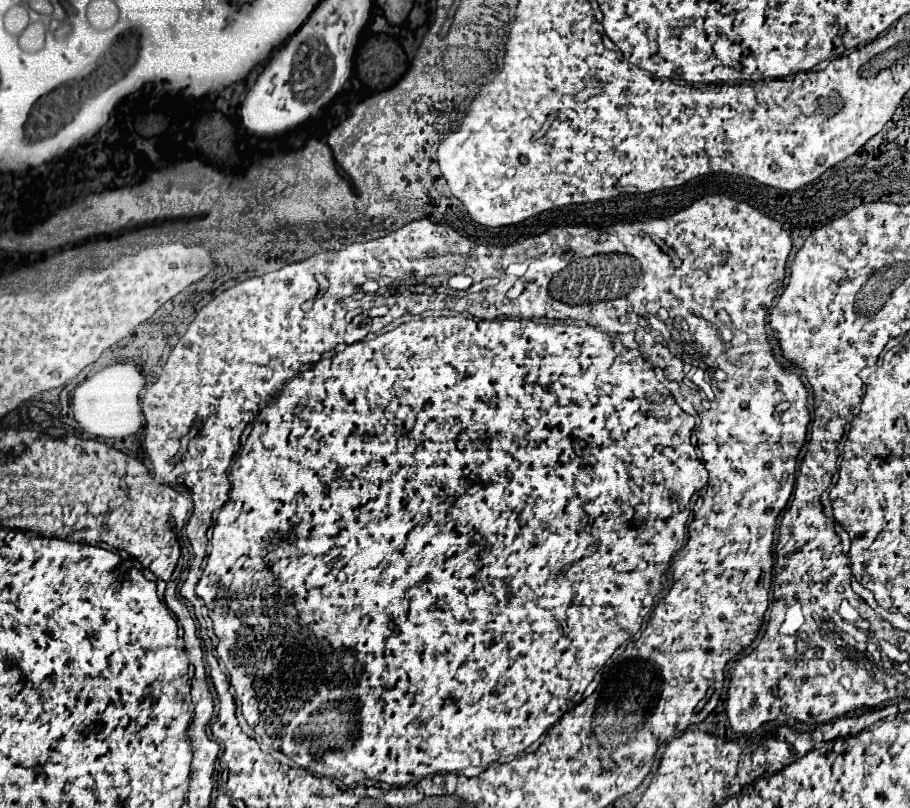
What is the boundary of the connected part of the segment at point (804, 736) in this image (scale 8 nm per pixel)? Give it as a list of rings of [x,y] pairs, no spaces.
[[[798,733],[798,737],[793,744],[793,749],[795,751],[802,751],[802,755],[805,755],[811,749],[812,742],[814,745],[815,738],[812,733]]]

